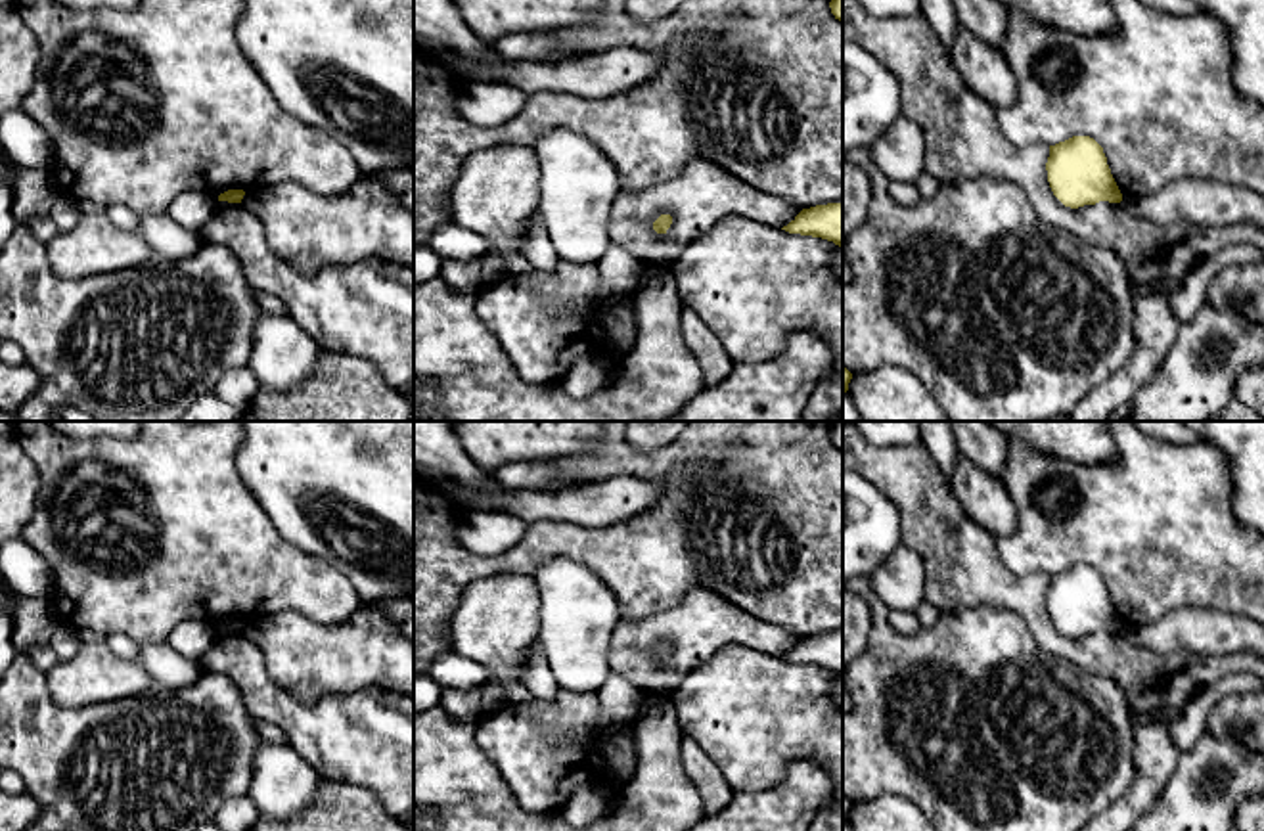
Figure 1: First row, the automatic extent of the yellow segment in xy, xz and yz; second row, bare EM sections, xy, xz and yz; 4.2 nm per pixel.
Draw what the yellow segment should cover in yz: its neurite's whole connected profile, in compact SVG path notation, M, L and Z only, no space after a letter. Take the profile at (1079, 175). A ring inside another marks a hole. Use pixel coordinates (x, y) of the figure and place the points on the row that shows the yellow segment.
M1072 136L1050 146L1046 170L1053 195L1065 207L1078 209L1099 201L1122 201L1103 147L1090 136Z

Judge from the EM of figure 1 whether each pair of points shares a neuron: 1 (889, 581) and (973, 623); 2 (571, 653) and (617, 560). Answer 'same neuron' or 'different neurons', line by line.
1: different neurons
2: different neurons

